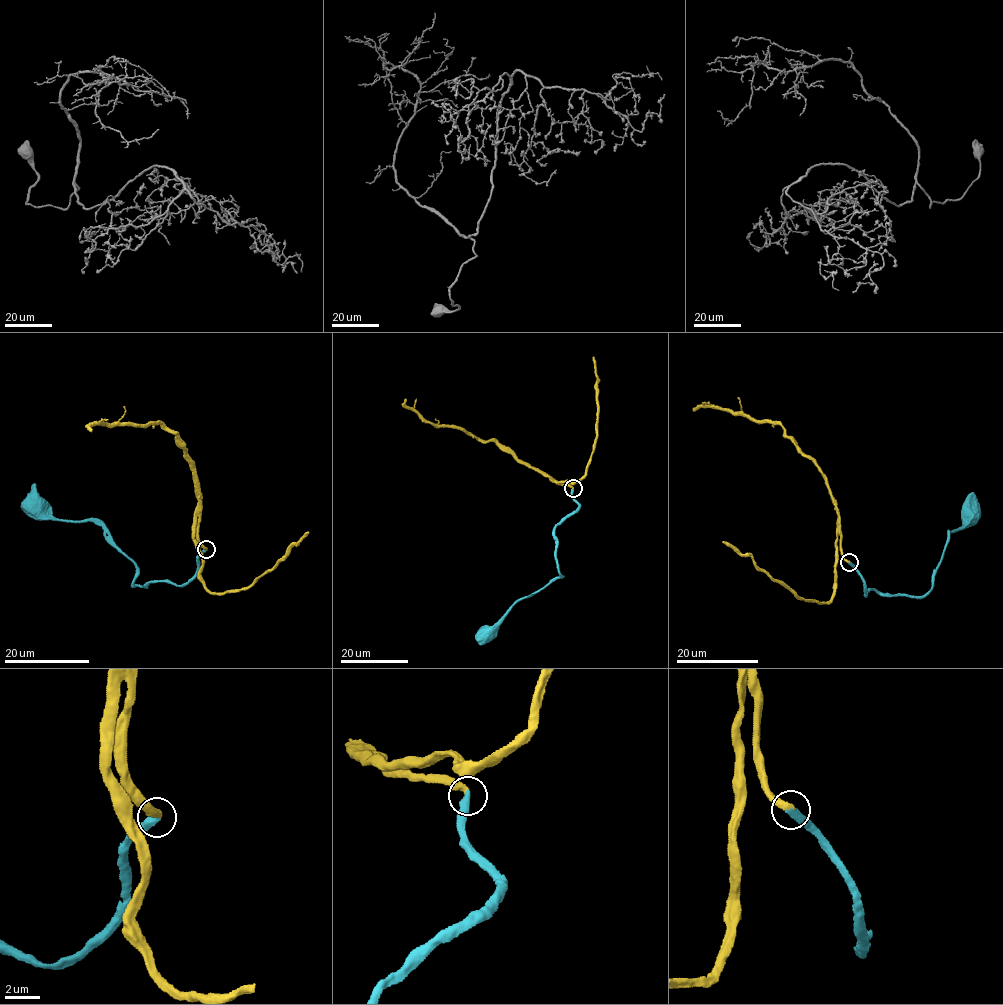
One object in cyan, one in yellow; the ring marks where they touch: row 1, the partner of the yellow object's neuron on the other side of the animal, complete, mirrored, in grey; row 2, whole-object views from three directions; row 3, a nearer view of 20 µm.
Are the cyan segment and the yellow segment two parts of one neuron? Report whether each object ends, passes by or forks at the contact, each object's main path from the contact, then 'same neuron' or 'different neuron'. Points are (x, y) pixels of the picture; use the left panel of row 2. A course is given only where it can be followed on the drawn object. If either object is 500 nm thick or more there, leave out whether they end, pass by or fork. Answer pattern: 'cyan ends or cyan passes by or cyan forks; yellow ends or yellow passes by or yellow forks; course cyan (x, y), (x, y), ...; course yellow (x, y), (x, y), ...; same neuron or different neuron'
cyan ends; yellow ends; course cyan (206, 549), (186, 582), (131, 585), (136, 564), (102, 526), (56, 519), (37, 503); course yellow (206, 549), (198, 536), (199, 503), (193, 468), (175, 433), (159, 423), (98, 424), (89, 426), (91, 431); same neuron

